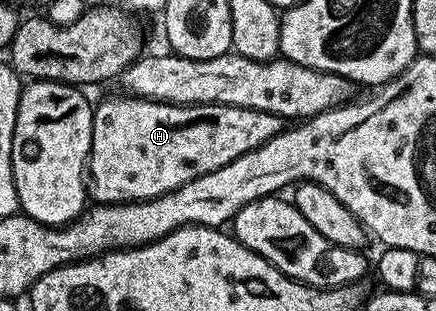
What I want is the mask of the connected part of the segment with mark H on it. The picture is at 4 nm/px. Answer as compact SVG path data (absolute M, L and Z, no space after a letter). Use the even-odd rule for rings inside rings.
M120 93L114 99L105 99L99 102L93 109L93 132L91 133L91 149L89 150L89 161L87 164L87 195L94 204L112 205L114 203L132 203L134 201L144 201L147 199L158 199L160 195L166 195L168 191L173 191L177 187L187 185L193 179L198 179L201 175L211 173L219 169L224 163L235 161L243 153L253 151L256 147L261 147L271 137L275 137L283 130L283 119L271 112L253 111L250 108L233 107L230 104L221 103L194 103L192 105L182 105L179 103L154 102L151 99L138 99L130 97L128 94Z

